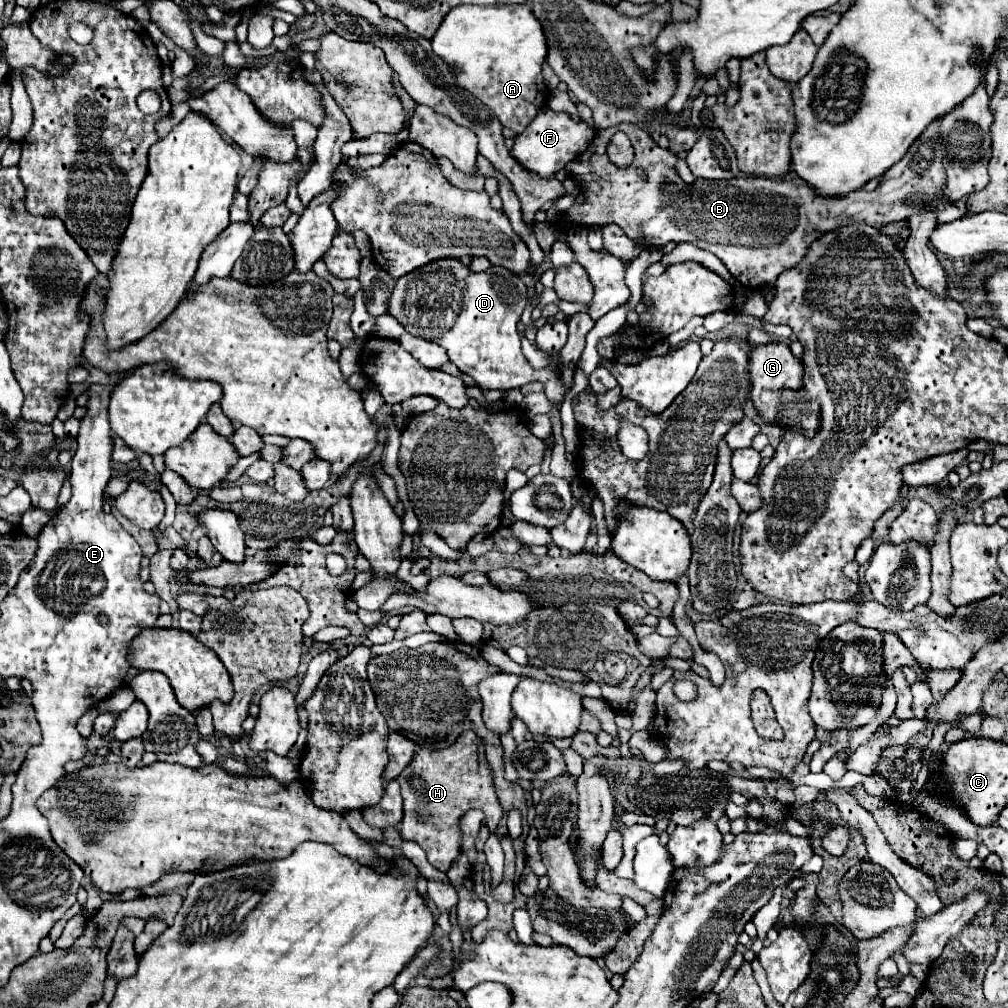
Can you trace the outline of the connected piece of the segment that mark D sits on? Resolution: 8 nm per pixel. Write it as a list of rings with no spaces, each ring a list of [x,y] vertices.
[[[455,257],[431,261],[395,281],[387,313],[393,315],[411,335],[437,341],[447,349],[451,363],[475,379],[481,389],[513,389],[529,381],[541,381],[545,395],[557,403],[563,395],[559,373],[531,369],[521,353],[517,323],[527,305],[527,289],[515,273],[501,265],[473,273]]]

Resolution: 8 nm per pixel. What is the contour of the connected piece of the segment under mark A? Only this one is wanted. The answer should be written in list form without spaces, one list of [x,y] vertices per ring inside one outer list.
[[[459,5],[453,7],[439,29],[431,39],[433,51],[453,69],[455,81],[459,87],[467,89],[473,97],[477,97],[487,107],[493,107],[493,113],[499,117],[503,127],[509,127],[517,135],[529,125],[539,107],[545,105],[545,83],[541,77],[541,65],[547,55],[547,43],[539,21],[535,21],[531,9],[527,5]]]

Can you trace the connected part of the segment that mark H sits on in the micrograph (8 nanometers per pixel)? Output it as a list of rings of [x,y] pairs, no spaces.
[[[473,729],[463,731],[457,741],[445,749],[421,747],[397,781],[401,785],[405,809],[403,821],[399,823],[401,837],[419,843],[427,853],[429,863],[439,871],[447,871],[459,855],[459,817],[465,811],[481,809],[493,831],[503,819],[503,807],[493,787],[491,769],[485,761],[485,745]]]

